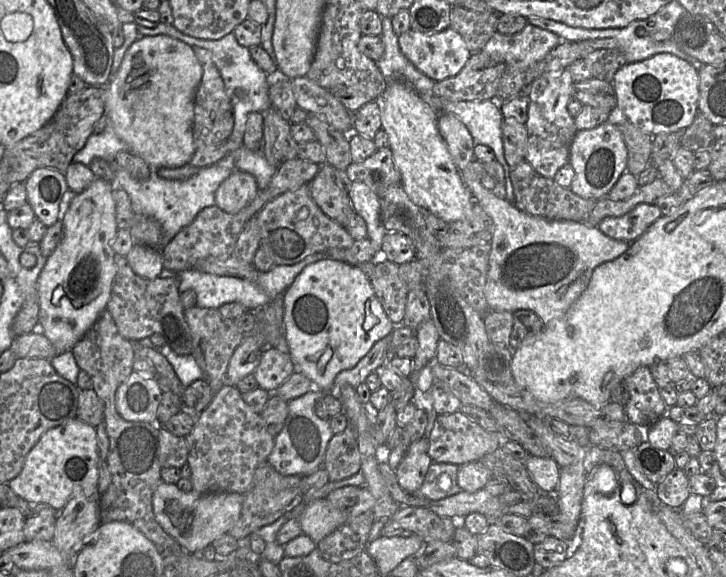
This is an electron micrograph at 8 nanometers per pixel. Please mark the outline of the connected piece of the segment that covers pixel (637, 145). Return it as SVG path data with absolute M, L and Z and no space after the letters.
M613 110L608 118L609 122L618 126L627 147L627 169L634 176L638 176L648 164L651 164L652 136L641 131L618 110Z

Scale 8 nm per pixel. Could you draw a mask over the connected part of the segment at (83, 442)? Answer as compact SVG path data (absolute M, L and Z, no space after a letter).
M70 419L47 430L26 456L22 471L8 486L29 503L47 504L56 511L62 510L77 495L98 496L99 454L96 428L83 421Z

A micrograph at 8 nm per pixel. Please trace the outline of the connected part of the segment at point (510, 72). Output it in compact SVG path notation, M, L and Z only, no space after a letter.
M530 24L526 25L521 32L511 36L496 32L480 52L506 64L506 70L499 82L496 97L491 98L490 101L502 104L523 90L527 90L535 80L533 79L533 66L543 61L562 41L555 33Z

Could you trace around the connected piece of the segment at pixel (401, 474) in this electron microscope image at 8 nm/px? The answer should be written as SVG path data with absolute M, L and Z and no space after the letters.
M422 437L413 441L398 467L395 474L400 487L409 492L419 492L426 473L433 463L428 454L429 440Z

